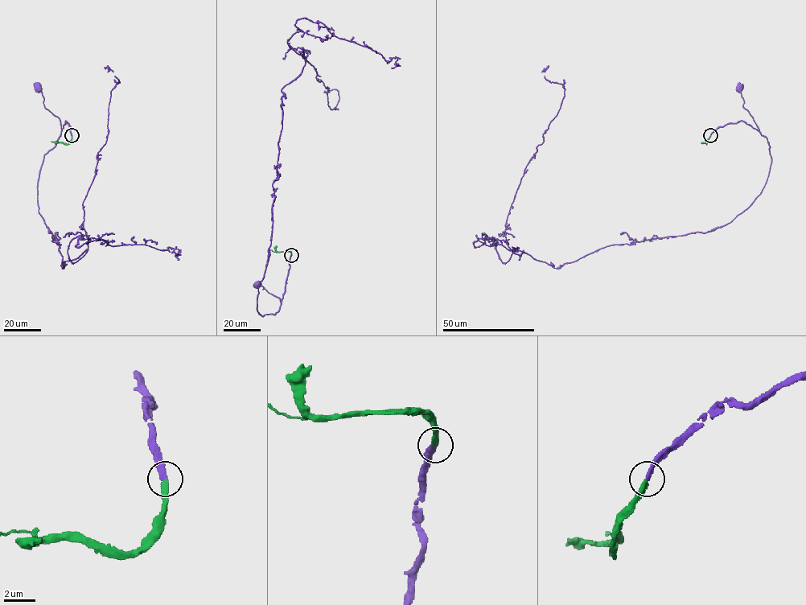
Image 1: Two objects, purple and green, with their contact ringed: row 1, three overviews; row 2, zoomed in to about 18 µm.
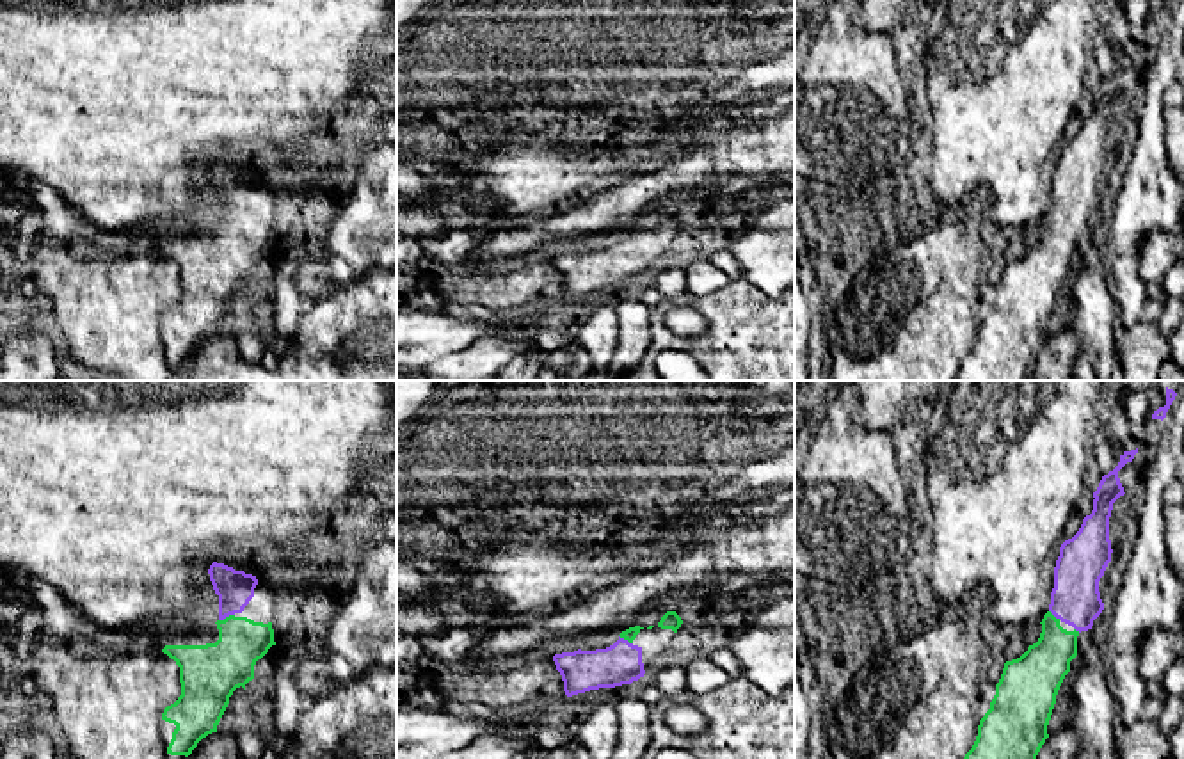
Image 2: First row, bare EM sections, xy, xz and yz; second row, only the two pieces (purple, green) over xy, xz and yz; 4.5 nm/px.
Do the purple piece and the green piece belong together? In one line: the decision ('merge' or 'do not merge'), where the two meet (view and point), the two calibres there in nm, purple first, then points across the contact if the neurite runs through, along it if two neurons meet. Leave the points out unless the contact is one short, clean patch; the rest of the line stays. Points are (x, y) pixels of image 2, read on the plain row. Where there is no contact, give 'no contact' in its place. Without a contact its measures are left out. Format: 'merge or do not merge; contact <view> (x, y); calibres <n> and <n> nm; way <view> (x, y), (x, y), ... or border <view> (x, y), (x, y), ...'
merge; contact xy (226, 217); calibres 170 and 240 nm; way xy (235, 191), (226, 217), (226, 262), (217, 271)

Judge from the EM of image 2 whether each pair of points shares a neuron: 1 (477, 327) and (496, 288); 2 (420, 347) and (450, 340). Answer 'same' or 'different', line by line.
1: different
2: same

